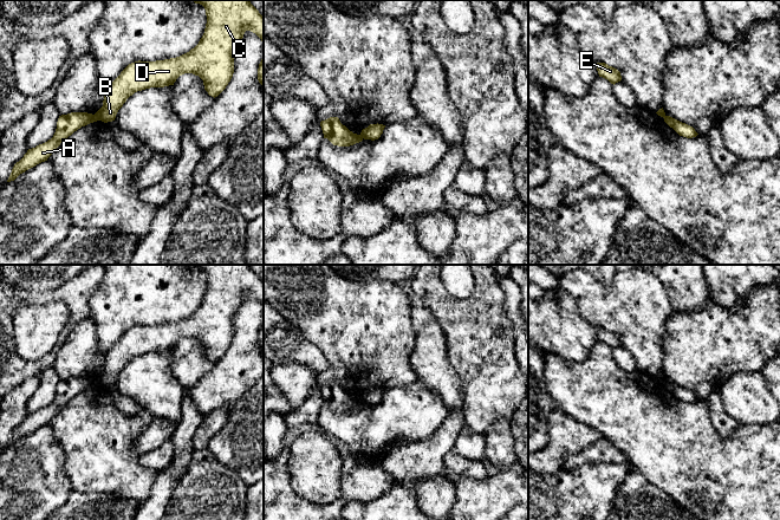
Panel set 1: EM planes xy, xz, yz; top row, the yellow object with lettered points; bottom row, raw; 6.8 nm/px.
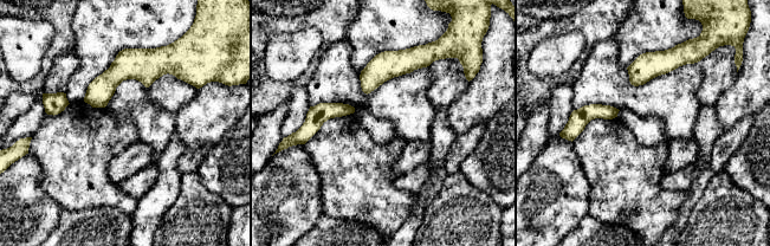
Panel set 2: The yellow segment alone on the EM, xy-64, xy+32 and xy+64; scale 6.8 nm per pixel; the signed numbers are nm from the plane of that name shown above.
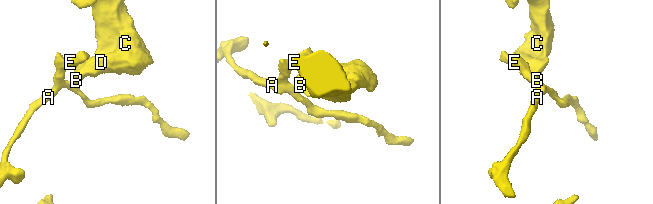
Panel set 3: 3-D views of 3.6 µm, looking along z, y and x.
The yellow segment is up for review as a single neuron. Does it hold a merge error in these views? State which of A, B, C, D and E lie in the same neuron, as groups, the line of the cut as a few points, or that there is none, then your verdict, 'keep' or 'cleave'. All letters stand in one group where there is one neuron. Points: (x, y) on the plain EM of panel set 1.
A E / B C D | xy (95, 378), (99, 384) | cleave

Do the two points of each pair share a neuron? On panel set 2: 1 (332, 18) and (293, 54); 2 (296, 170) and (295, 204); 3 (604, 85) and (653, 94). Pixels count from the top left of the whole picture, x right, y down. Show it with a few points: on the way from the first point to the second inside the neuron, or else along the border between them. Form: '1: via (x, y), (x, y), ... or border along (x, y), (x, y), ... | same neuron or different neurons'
1: border along (290, 31), (314, 26), (319, 32), (312, 58) | different neurons
2: via (296, 179), (299, 185), (295, 189), (295, 195) | same neuron
3: via (616, 91), (641, 94) | same neuron

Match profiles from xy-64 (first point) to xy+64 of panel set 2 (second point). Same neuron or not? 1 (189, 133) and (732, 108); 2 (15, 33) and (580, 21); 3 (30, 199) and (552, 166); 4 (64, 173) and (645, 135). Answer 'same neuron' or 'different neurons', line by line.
1: same neuron
2: different neurons
3: same neuron
4: different neurons

